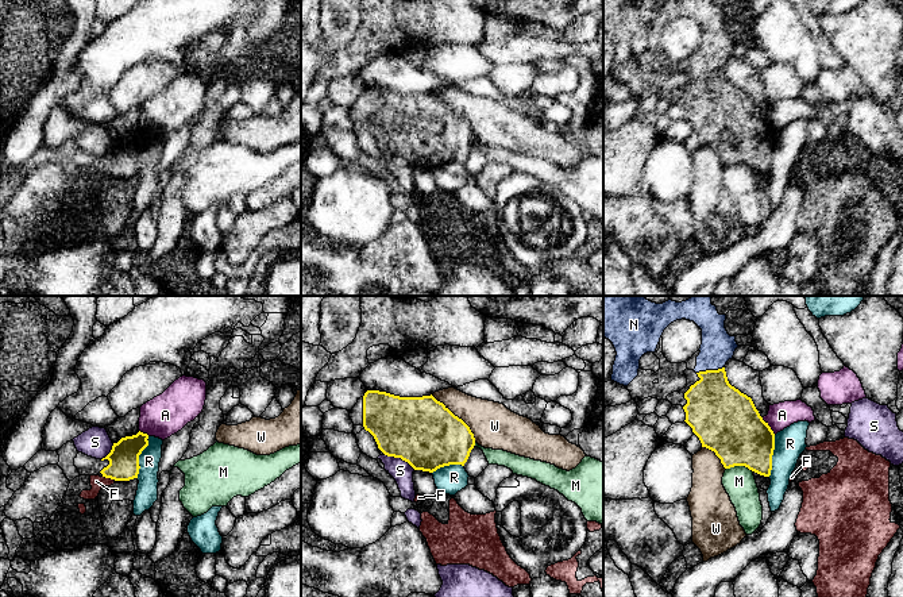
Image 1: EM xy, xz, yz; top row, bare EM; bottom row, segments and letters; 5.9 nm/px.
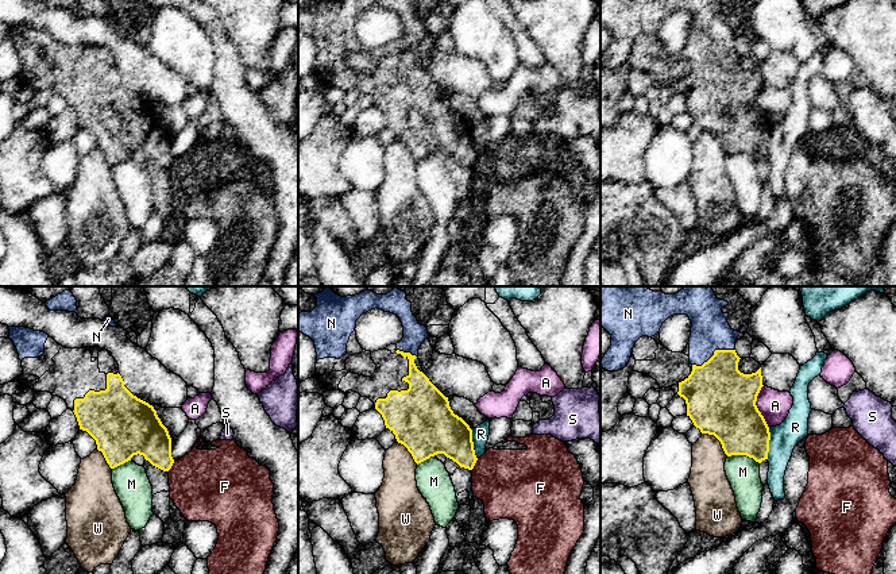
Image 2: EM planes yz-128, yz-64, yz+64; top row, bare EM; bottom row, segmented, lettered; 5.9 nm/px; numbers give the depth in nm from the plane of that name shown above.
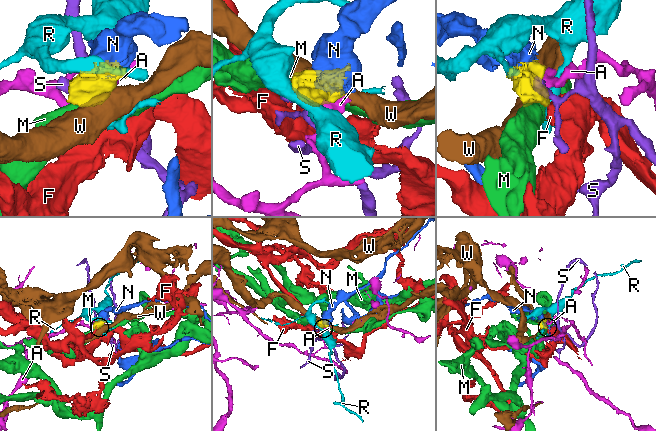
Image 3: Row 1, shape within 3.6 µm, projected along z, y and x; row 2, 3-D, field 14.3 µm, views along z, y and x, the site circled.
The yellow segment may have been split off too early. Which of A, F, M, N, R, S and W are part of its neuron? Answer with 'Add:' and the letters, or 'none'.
Add: N

